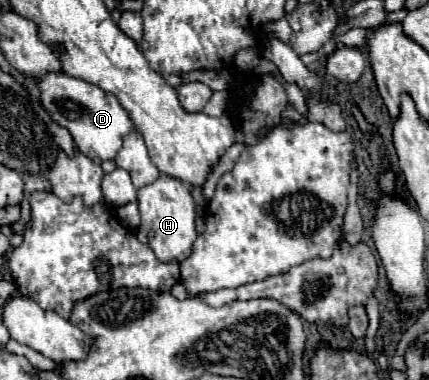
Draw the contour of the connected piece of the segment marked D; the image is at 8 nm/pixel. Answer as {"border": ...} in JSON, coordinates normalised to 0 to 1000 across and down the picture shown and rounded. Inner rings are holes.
{"border":[[[112,192],[107,203],[89,208],[89,229],[103,287],[121,297],[135,329],[154,334],[168,350],[186,403],[219,418],[219,429],[228,434],[247,418],[266,418],[266,408],[284,387],[284,366],[312,339],[298,292],[275,271],[275,261],[224,224],[172,208],[154,192]]]}

